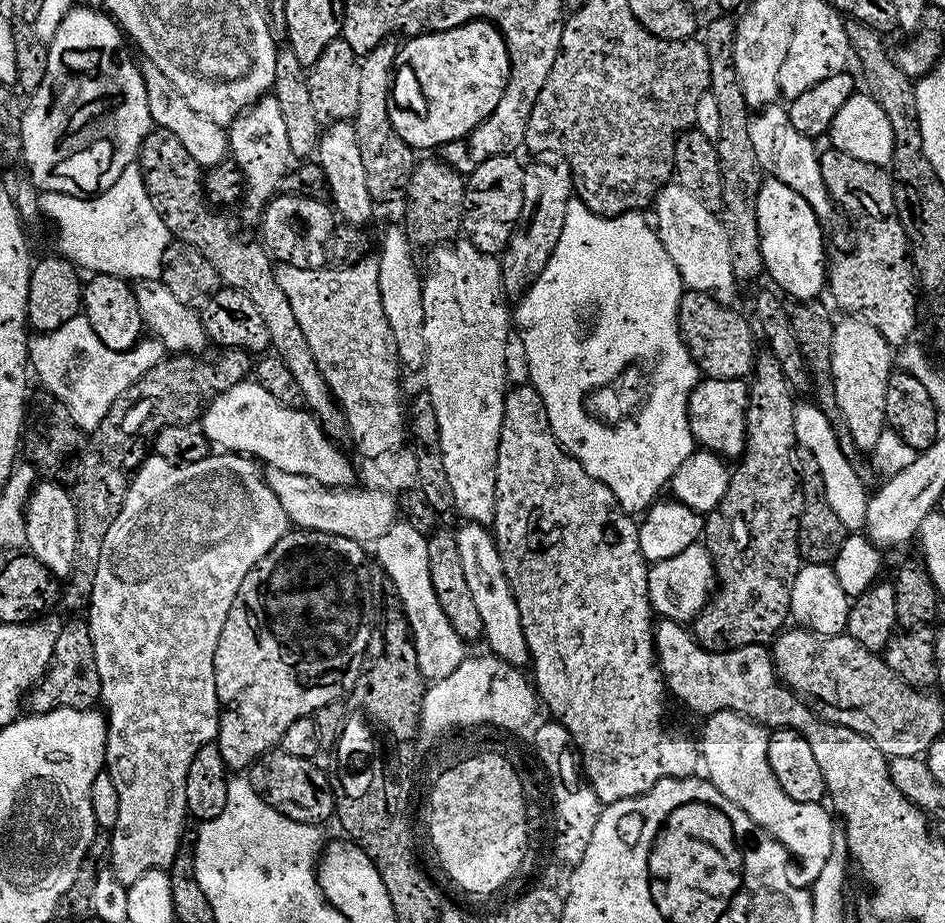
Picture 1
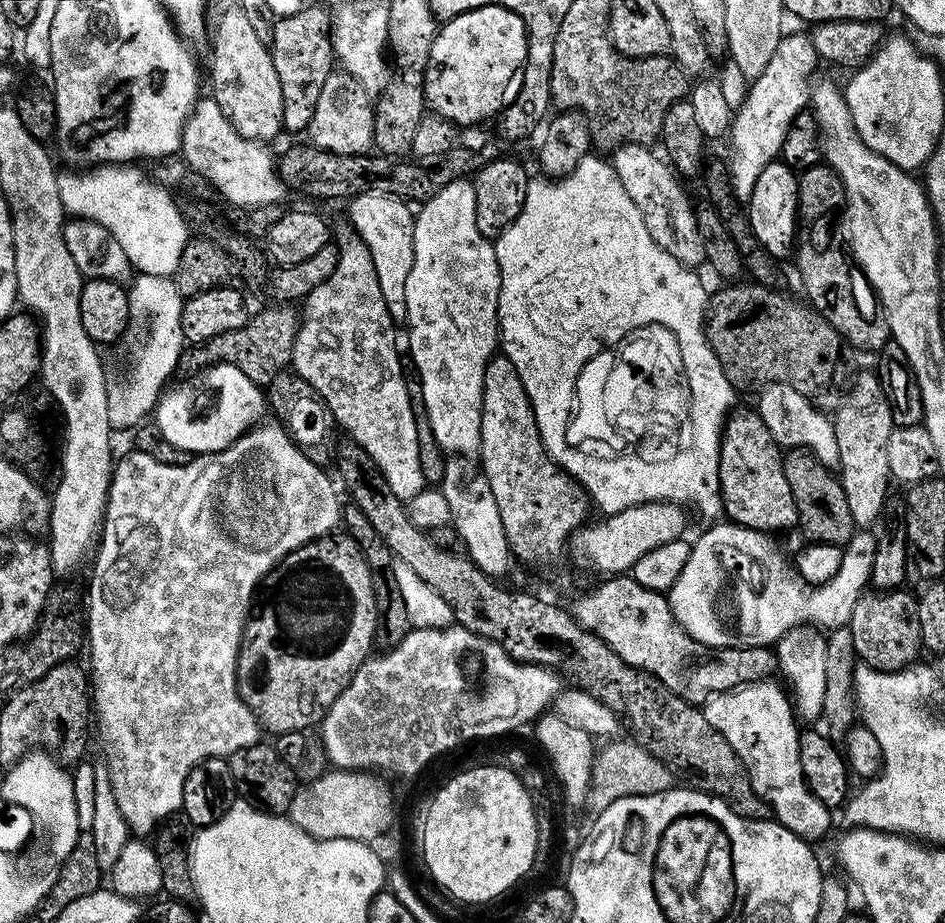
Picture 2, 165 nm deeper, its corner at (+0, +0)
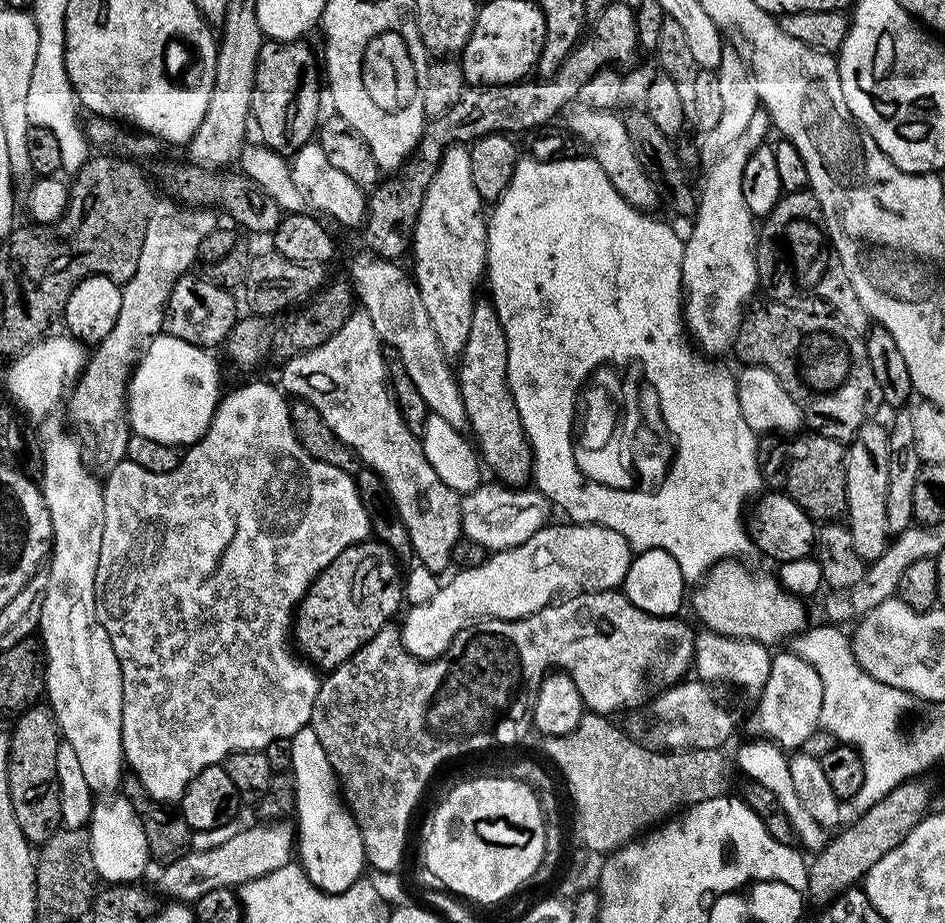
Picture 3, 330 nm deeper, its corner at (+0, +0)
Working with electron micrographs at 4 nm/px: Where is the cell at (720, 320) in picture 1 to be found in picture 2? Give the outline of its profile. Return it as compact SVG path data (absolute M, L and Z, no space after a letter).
M732 282L727 286L720 286L724 288L718 289L717 292L713 291L704 317L704 333L708 339L708 345L714 350L714 354L718 358L718 362L722 366L726 378L732 383L733 389L740 390L740 388L756 387L756 389L759 389L761 386L770 384L785 384L786 386L790 386L790 390L798 390L798 394L802 394L802 398L809 400L815 408L821 410L835 410L839 408L846 391L846 380L844 384L844 348L846 349L846 344L845 341L841 340L838 330L834 330L834 326L830 326L830 322L826 322L824 315L817 312L811 304L805 302L803 299L800 299L800 301L795 300L792 296L787 296L787 291L767 288L764 285L753 282L740 283Z

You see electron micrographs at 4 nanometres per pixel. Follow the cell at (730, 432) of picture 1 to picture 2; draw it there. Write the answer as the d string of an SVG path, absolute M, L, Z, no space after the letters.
M736 410L725 419L720 433L720 461L714 476L718 481L718 499L722 505L723 515L731 523L769 534L777 534L776 532L784 532L787 528L797 527L794 494L790 494L790 482L786 482L782 448L776 443L774 434L766 430L766 422L762 422L759 411Z

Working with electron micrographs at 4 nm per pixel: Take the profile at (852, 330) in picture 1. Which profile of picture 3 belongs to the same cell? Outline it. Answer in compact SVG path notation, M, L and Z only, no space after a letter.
M875 422L860 427L846 448L846 523L852 535L854 550L865 562L879 558L890 543L886 522L886 462L889 458L888 428Z

